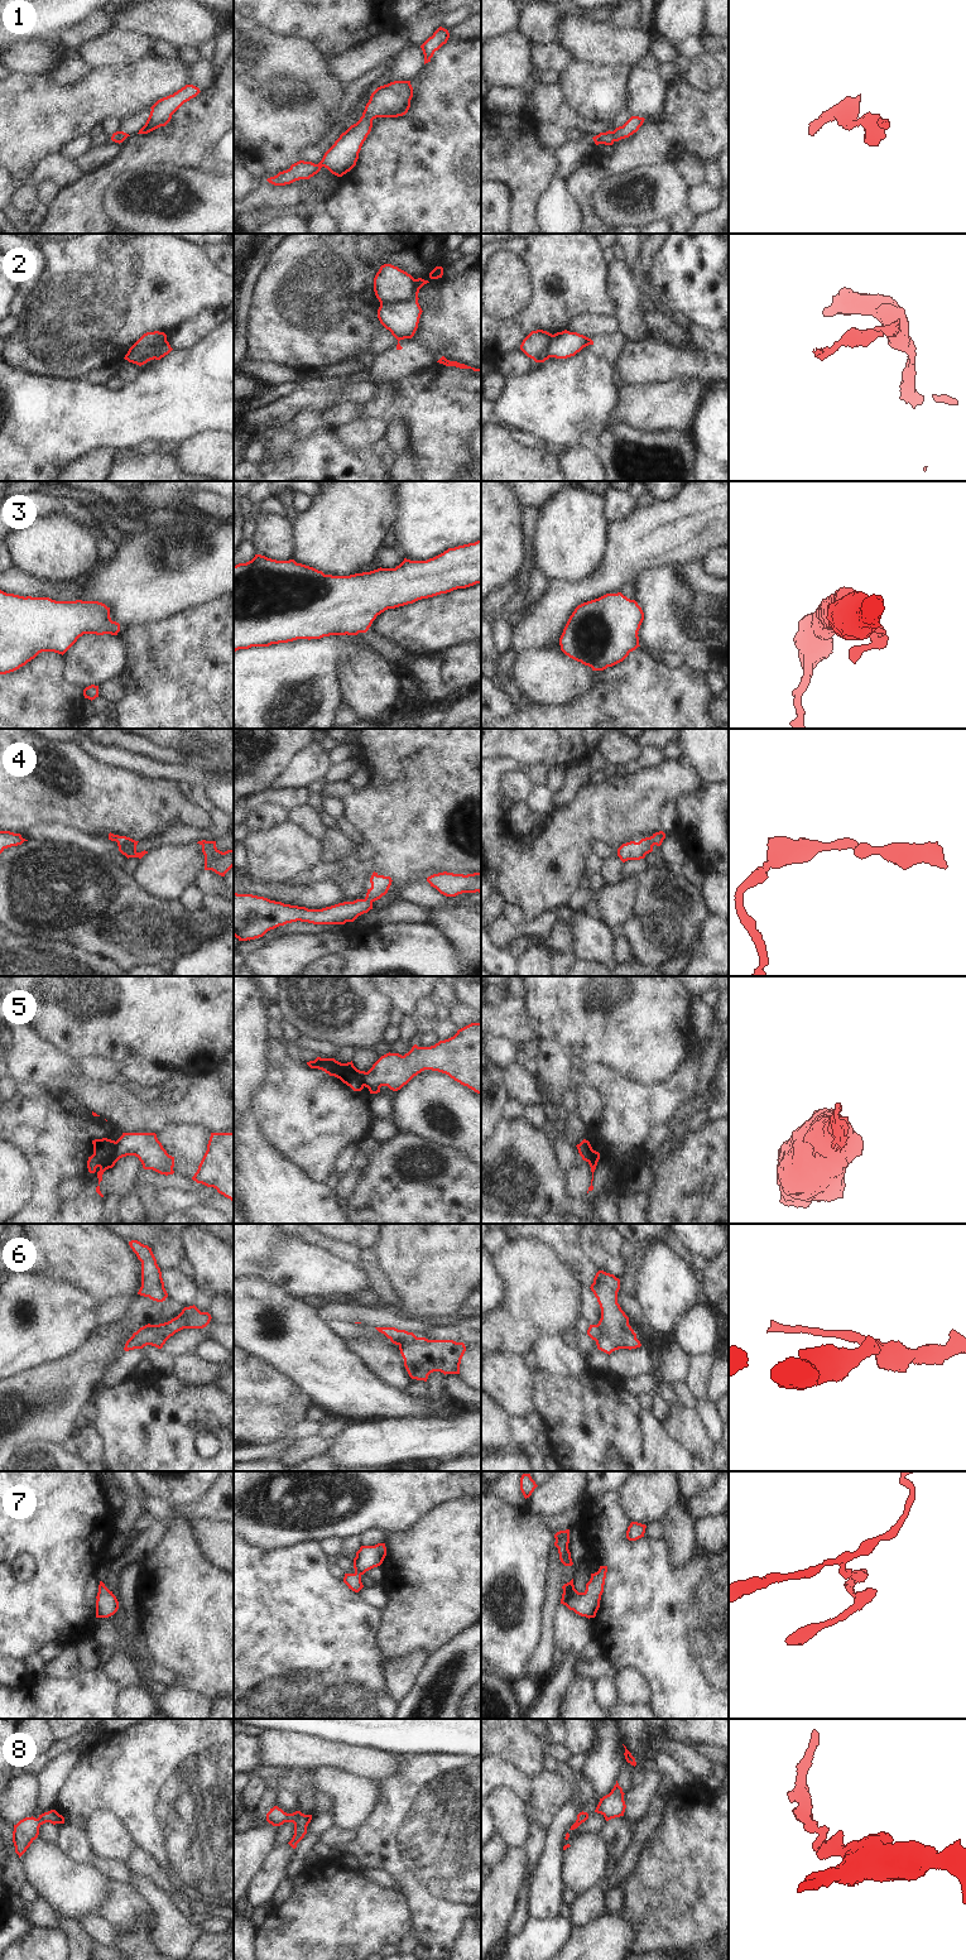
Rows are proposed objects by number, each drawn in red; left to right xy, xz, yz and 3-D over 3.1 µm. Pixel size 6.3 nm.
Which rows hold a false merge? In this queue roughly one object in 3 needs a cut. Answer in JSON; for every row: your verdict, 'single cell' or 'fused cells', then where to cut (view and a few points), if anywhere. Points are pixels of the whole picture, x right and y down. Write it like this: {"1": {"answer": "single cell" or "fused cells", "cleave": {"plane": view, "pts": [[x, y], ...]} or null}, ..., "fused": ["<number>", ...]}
{"1": {"answer": "single cell", "cleave": null}, "2": {"answer": "fused cells", "cleave": {"plane": "xz", "pts": [[414, 279], [414, 287], [408, 298], [398, 303], [380, 303]]}}, "3": {"answer": "single cell", "cleave": null}, "4": {"answer": "single cell", "cleave": null}, "5": {"answer": "fused cells", "cleave": {"plane": "yz", "pts": [[577, 1144], [585, 1153], [594, 1151]]}}, "6": {"answer": "fused cells", "cleave": {"plane": "xy", "pts": [[159, 1324], [164, 1329], [164, 1336], [153, 1345]]}}, "7": {"answer": "single cell", "cleave": null}, "8": {"answer": "single cell", "cleave": null}, "fused": ["2", "5", "6"]}

